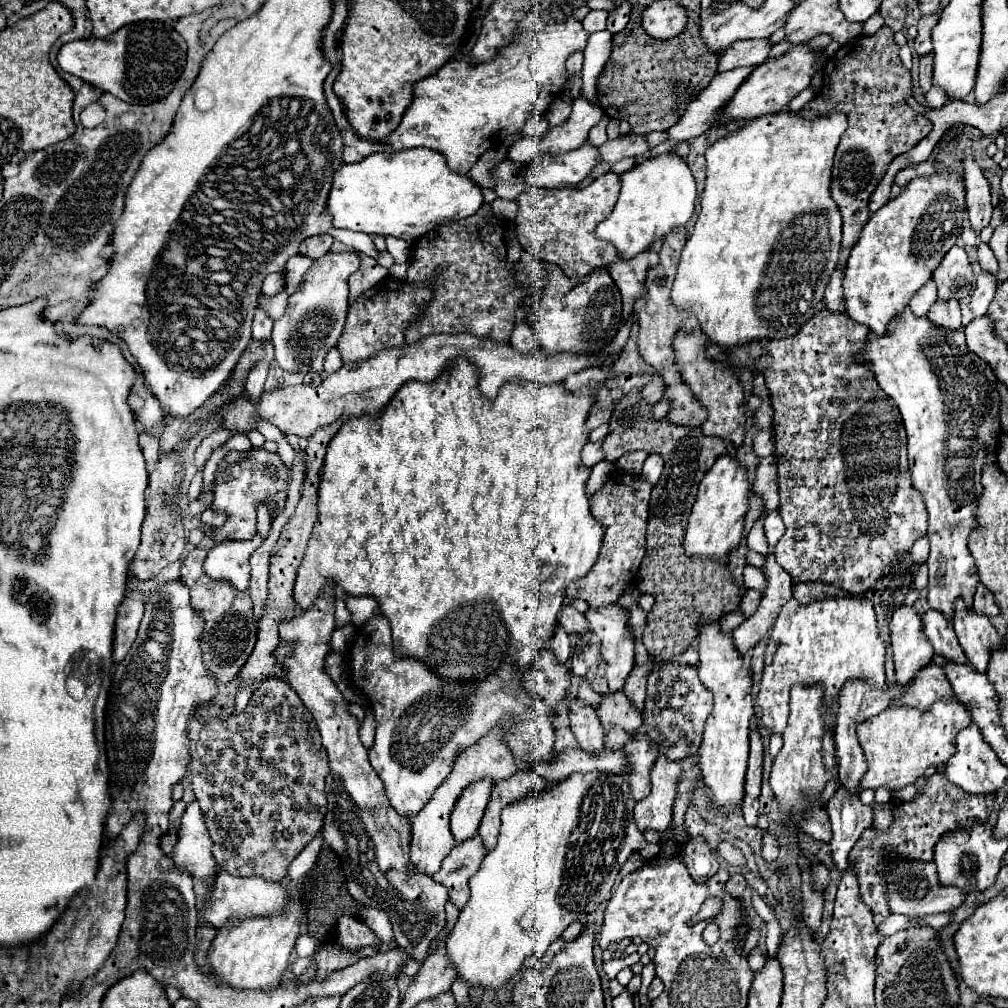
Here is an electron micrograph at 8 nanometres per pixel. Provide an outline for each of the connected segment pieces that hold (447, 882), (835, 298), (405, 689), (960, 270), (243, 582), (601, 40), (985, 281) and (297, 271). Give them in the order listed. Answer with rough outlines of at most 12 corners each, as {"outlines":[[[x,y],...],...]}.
{"outlines":[[[475,836],[457,844],[441,862],[435,882],[463,908],[467,880],[479,870],[487,850]],[[843,266],[831,274],[825,288],[825,308],[845,312],[841,288]],[[381,614],[351,644],[377,722],[371,764],[415,816],[491,728],[551,760],[551,712],[511,660],[441,678],[393,654]],[[953,246],[933,272],[943,300],[973,288],[967,252]],[[261,534],[245,544],[221,542],[209,550],[205,572],[247,590],[249,556]],[[611,32],[591,34],[581,94],[593,102],[597,76],[611,54]],[[987,272],[979,274],[971,296],[975,316],[987,312],[997,280]],[[301,254],[287,262],[285,278],[291,294],[313,260]]]}

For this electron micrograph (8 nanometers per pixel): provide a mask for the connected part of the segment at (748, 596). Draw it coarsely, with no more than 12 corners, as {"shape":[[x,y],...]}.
{"shape":[[747,590],[739,604],[743,618],[753,616],[761,592]]}

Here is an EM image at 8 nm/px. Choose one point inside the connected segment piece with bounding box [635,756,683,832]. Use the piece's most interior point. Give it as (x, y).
(655, 812)

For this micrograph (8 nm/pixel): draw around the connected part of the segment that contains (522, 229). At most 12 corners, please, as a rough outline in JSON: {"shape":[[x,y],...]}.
{"shape":[[619,174],[519,194],[525,252],[583,278],[617,260],[595,236]]}

